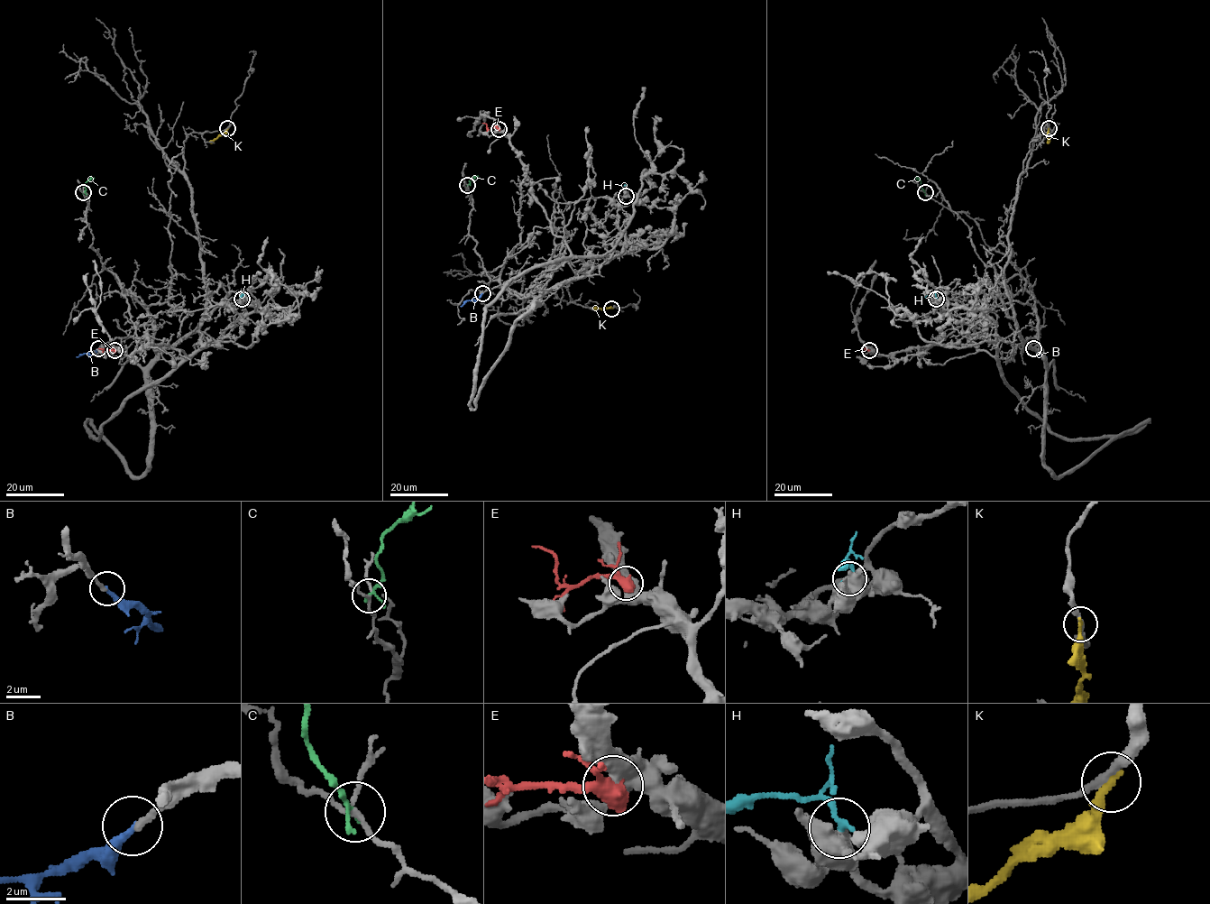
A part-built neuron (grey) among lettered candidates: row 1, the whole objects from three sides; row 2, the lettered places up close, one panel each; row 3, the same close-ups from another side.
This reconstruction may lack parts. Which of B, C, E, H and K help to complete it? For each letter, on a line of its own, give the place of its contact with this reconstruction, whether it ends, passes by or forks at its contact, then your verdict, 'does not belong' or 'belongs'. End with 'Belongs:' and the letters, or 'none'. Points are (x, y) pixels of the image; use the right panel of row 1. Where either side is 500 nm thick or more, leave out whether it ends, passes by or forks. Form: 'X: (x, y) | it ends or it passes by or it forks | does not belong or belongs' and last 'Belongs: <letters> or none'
B: (1033, 348) | it ends | belongs
C: (925, 192) | it passes by | does not belong
E: (869, 350) | it passes by | does not belong
H: (936, 299) | does not belong
K: (1049, 128) | it ends | does not belong
Belongs: B

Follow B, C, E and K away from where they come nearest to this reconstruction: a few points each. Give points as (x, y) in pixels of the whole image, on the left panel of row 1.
B: (98, 348), (76, 356)
C: (83, 192), (86, 183), (94, 177)
E: (114, 349), (98, 348)
K: (228, 128), (209, 142)

